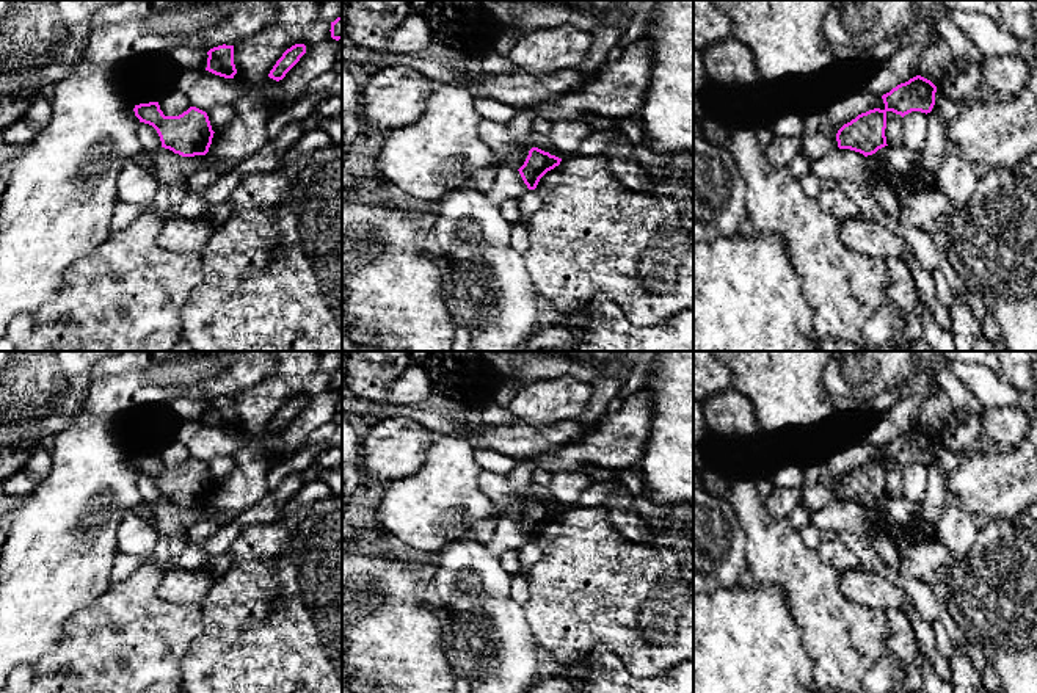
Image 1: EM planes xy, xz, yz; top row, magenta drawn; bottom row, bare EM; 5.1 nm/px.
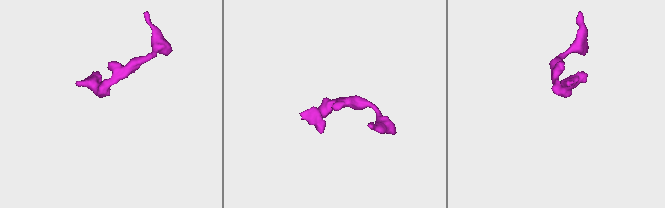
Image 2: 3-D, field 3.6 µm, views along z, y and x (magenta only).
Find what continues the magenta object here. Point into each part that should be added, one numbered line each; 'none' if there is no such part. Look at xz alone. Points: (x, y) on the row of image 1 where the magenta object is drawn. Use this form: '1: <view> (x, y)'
none

